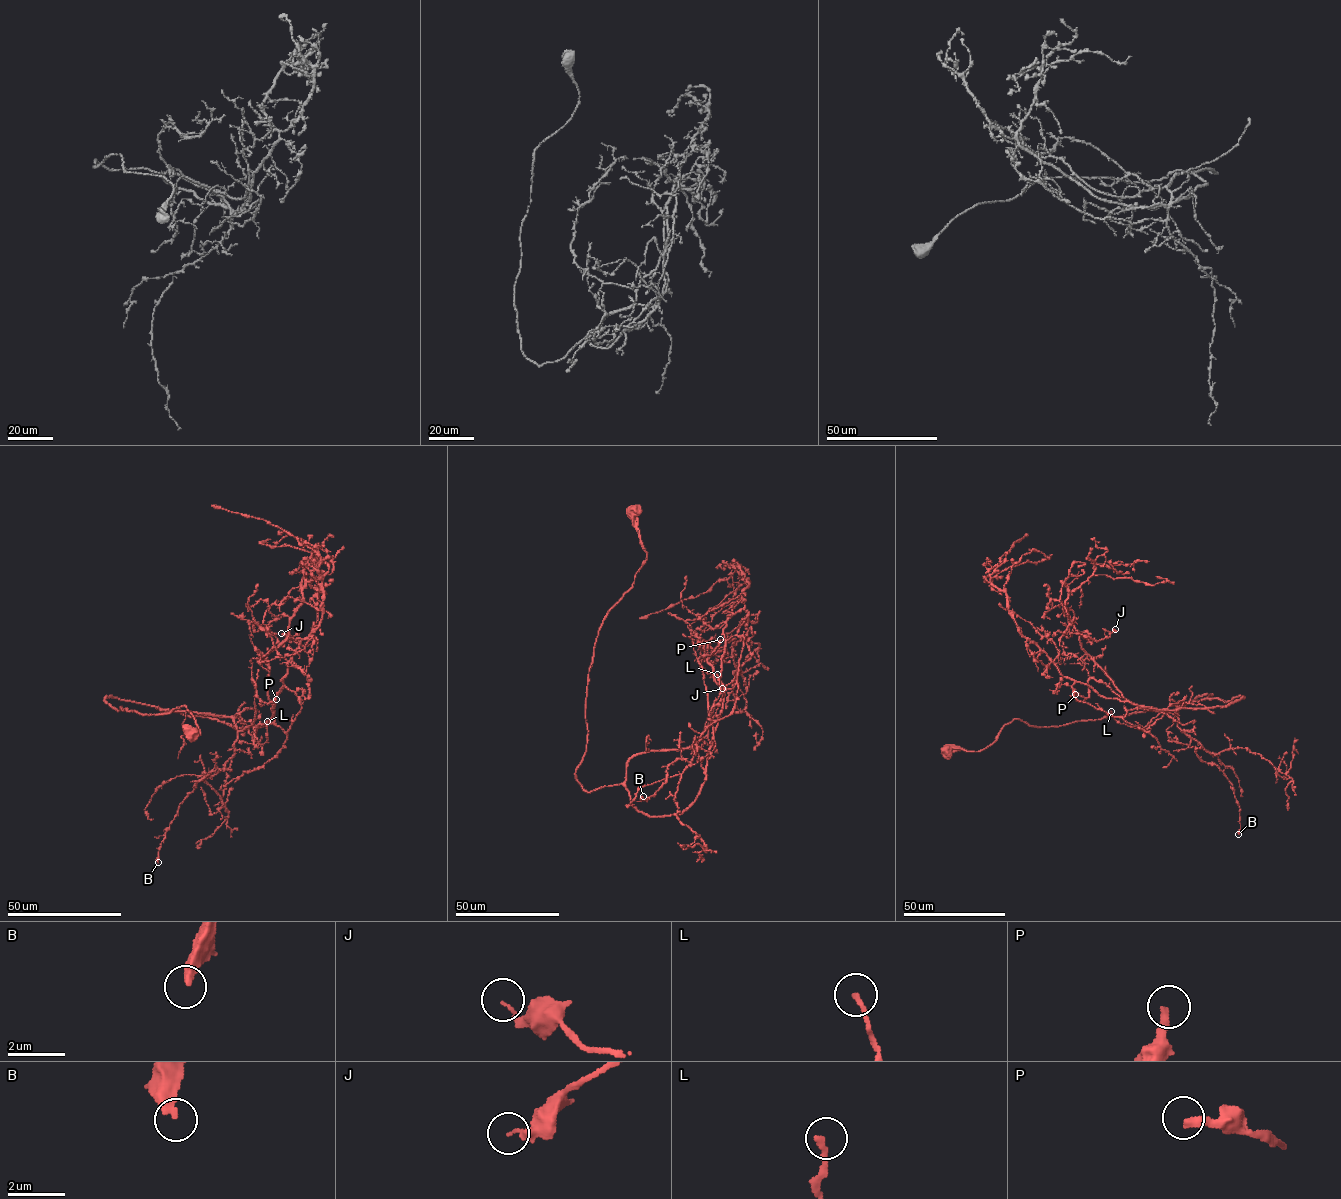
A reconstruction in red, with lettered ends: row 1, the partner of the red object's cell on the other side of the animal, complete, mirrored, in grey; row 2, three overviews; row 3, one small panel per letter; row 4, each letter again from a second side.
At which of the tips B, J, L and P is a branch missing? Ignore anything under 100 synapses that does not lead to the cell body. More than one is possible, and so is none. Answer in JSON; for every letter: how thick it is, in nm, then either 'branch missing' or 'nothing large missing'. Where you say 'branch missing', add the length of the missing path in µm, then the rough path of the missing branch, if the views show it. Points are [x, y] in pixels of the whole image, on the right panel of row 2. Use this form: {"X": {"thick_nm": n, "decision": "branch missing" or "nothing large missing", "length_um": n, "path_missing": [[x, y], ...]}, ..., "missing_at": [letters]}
{"B": {"thick_nm": 360, "decision": "nothing large missing"}, "J": {"thick_nm": 130, "decision": "nothing large missing"}, "L": {"thick_nm": 190, "decision": "nothing large missing"}, "P": {"thick_nm": 280, "decision": "nothing large missing"}, "missing_at": []}

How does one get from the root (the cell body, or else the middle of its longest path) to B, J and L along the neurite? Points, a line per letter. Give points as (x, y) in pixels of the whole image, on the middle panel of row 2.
B: (634, 511), (646, 560), (599, 631), (575, 777), (588, 791), (622, 784), (634, 756), (698, 743), (643, 796)
J: (634, 511), (646, 560), (599, 631), (576, 779), (689, 748), (705, 773), (707, 660), (748, 632), (722, 688)
L: (634, 511), (646, 560), (593, 648), (581, 786), (622, 784), (634, 756), (698, 742), (718, 698), (717, 674)

